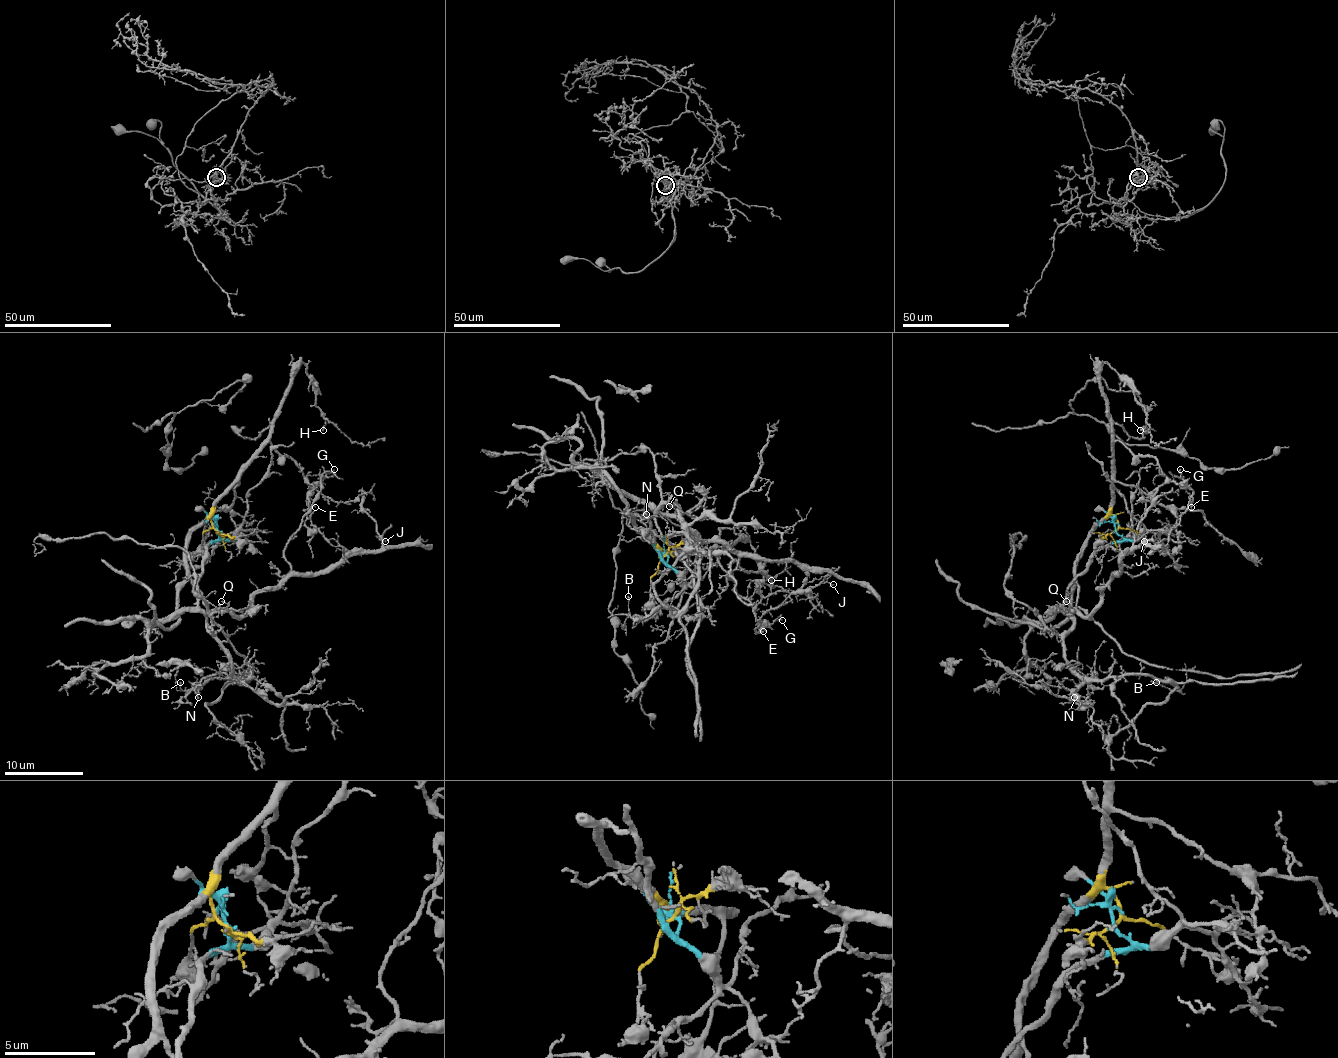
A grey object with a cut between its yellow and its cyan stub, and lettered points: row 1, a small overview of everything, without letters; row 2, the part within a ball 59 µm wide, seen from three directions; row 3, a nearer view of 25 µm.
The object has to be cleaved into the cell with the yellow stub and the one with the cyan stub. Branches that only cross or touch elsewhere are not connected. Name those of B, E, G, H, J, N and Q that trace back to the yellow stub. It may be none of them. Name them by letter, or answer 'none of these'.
E, G, H

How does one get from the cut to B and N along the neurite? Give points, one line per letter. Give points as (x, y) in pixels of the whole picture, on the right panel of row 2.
B: (1116, 529), (1122, 539), (1102, 547), (1067, 590), (1065, 660), (1081, 676), (1149, 674), (1177, 688), (1155, 682)
N: (1116, 529), (1122, 539), (1102, 547), (1067, 590), (1073, 629), (1063, 656), (1077, 672), (1096, 674), (1075, 698)

